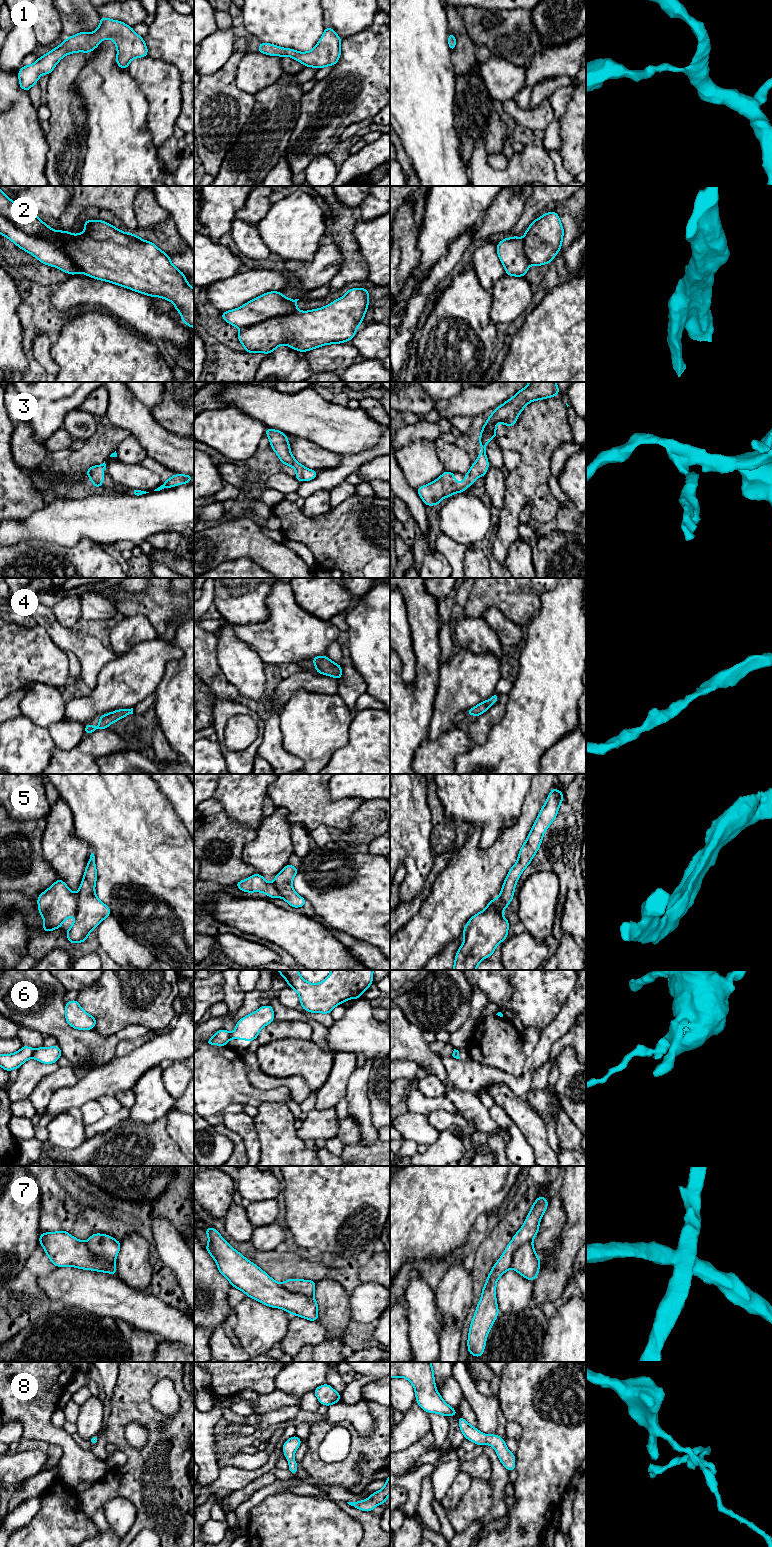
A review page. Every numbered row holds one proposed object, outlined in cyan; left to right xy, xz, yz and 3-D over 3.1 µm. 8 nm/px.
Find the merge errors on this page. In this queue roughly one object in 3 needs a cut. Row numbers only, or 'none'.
2, 6, 7

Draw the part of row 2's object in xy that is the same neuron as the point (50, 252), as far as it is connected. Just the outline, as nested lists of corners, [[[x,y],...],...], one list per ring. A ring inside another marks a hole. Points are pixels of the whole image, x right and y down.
[[[1,214],[0,234],[43,264],[56,267],[71,275],[81,273],[60,241],[50,240],[46,236],[28,234]]]

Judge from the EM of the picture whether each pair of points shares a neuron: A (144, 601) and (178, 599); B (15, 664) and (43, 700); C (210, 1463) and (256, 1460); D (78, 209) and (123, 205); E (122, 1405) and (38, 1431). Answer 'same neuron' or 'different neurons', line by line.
A: same neuron
B: different neurons
C: different neurons
D: same neuron
E: different neurons

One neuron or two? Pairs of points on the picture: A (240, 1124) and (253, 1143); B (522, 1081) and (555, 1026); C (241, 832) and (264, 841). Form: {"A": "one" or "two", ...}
{"A": "one", "B": "one", "C": "two"}

